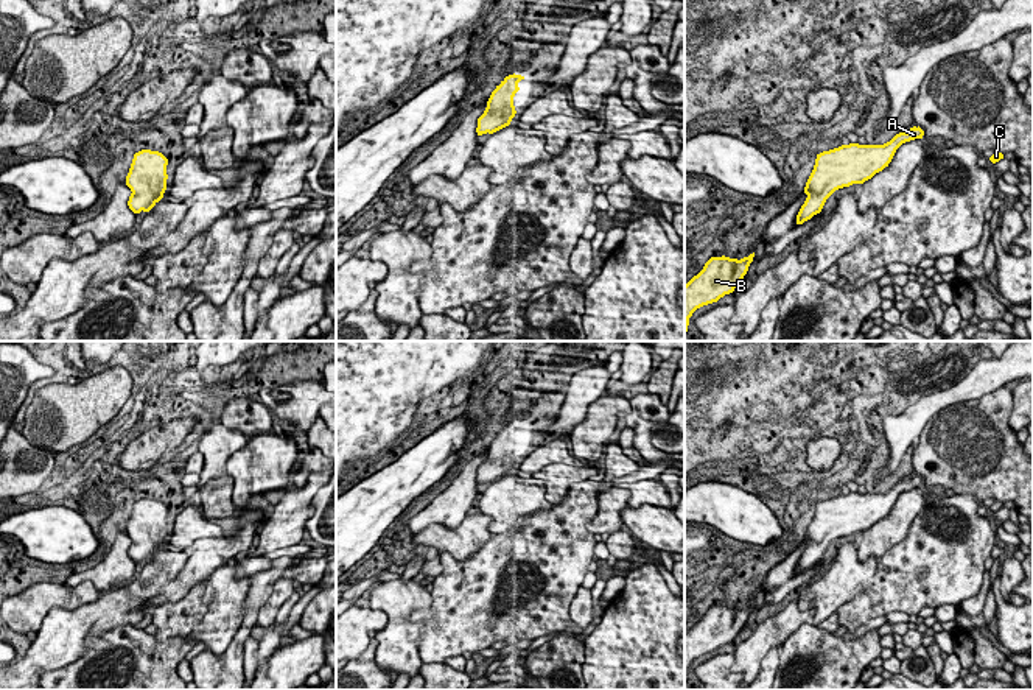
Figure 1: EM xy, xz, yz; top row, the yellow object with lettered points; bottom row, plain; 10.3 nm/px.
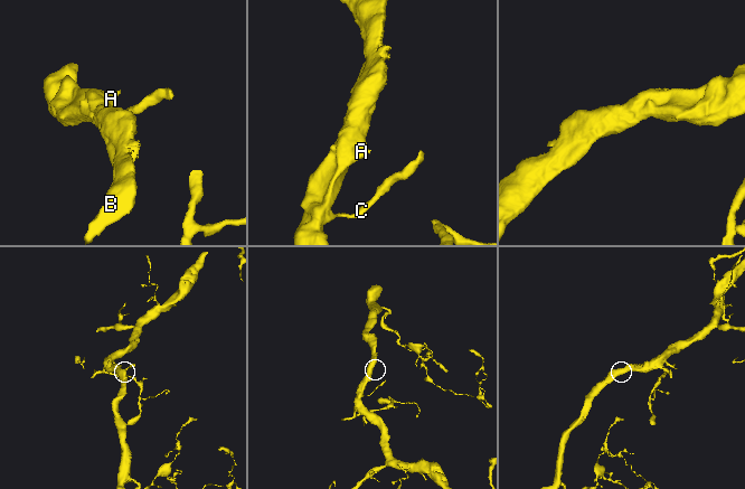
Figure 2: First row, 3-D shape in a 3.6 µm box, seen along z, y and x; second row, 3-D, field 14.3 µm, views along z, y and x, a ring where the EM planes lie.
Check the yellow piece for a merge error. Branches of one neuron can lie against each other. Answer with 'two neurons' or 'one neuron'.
one neuron

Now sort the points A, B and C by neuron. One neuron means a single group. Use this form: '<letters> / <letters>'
A B C

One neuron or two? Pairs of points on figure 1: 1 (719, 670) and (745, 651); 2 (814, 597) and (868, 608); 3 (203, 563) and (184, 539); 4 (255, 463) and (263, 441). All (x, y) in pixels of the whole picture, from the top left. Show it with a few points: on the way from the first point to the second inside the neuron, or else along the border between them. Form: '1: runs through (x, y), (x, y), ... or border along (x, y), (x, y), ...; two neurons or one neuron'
1: border along (733, 654), (731, 670), (742, 673); two neurons
2: border along (871, 578), (862, 591), (834, 612); two neurons
3: border along (223, 531), (220, 536), (201, 536), (187, 549); two neurons
4: runs through (260, 458), (263, 446); one neuron

